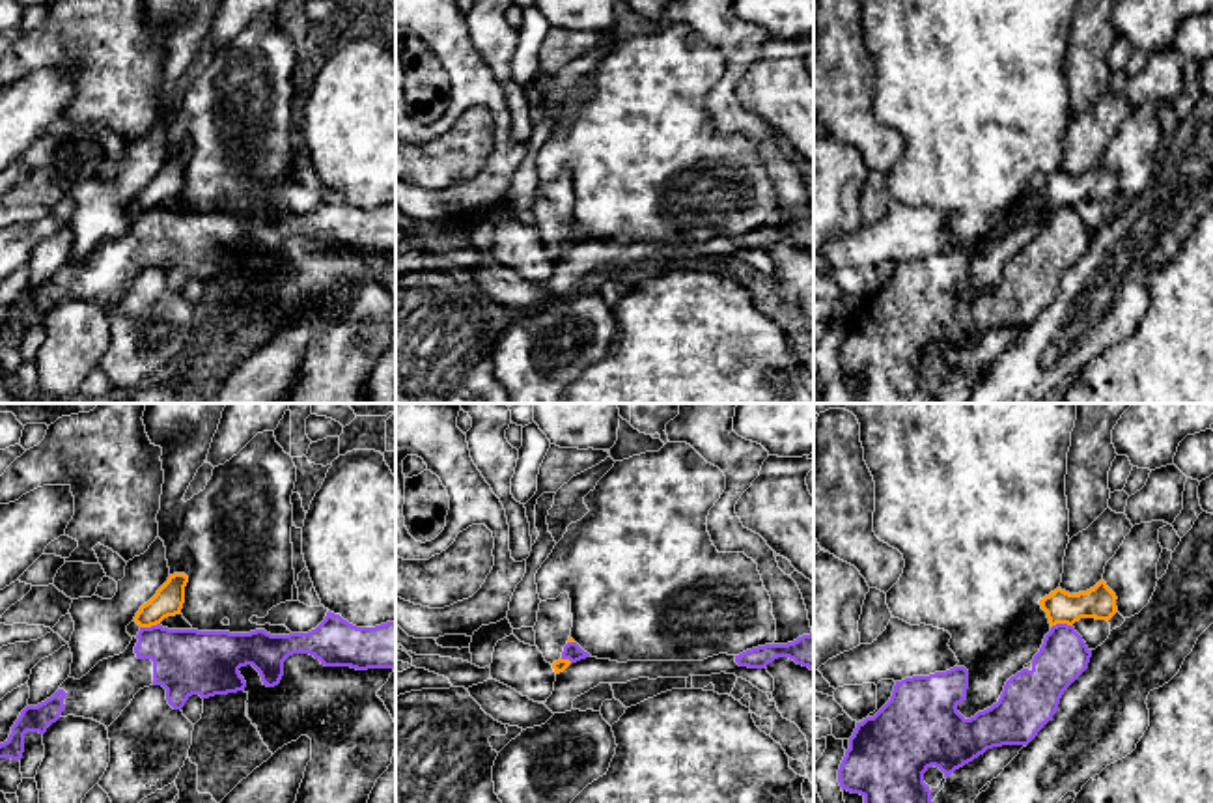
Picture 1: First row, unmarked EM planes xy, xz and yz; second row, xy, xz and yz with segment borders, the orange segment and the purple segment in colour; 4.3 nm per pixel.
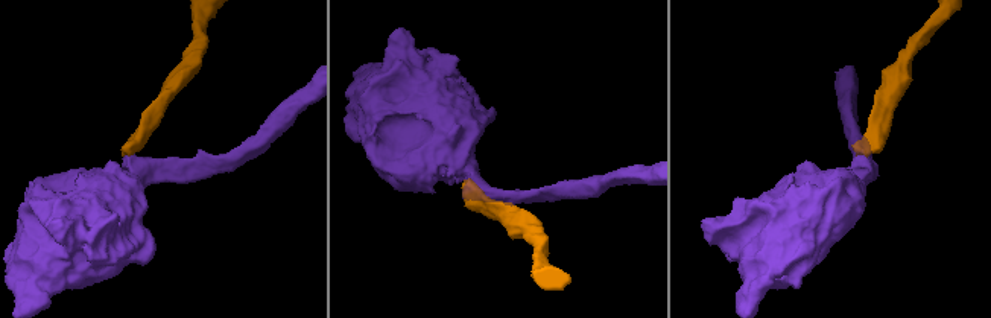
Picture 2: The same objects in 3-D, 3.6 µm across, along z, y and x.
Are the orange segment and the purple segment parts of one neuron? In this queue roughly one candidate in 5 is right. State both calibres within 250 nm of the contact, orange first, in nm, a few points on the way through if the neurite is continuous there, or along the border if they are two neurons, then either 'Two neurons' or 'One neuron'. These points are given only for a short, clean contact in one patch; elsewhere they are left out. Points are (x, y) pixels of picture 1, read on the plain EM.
Thickness 140 nm (orange) against 220 nm. Boundary: yz (1072, 206), (1055, 206), (1051, 210). Two neurons

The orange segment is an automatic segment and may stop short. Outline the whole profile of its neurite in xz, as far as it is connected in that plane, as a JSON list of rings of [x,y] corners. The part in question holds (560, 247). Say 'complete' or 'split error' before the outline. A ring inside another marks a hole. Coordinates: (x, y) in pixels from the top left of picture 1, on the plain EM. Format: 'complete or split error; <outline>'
split error; [[[564,174],[556,181],[539,185],[536,213],[536,228],[554,254],[564,254],[571,243],[562,239],[564,228],[575,224],[571,217],[573,196],[569,176]]]

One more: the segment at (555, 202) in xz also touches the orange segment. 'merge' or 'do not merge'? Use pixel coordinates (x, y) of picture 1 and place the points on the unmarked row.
merge

